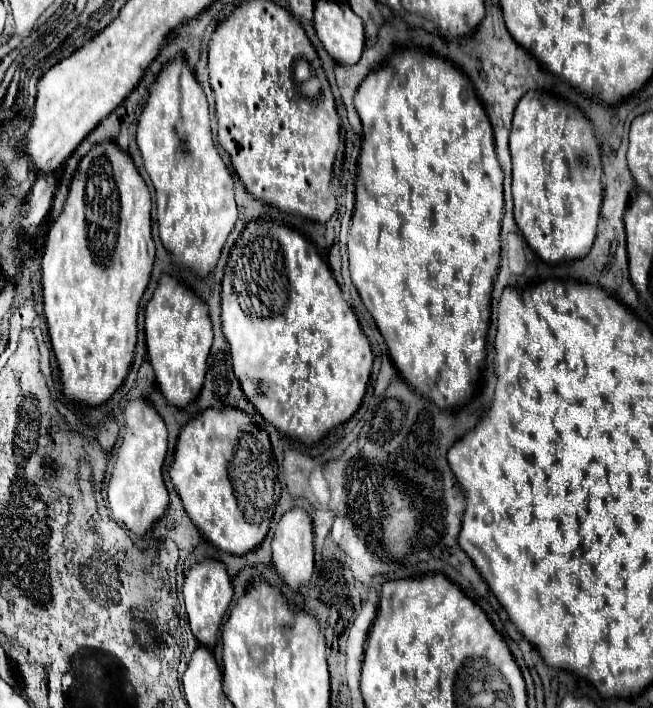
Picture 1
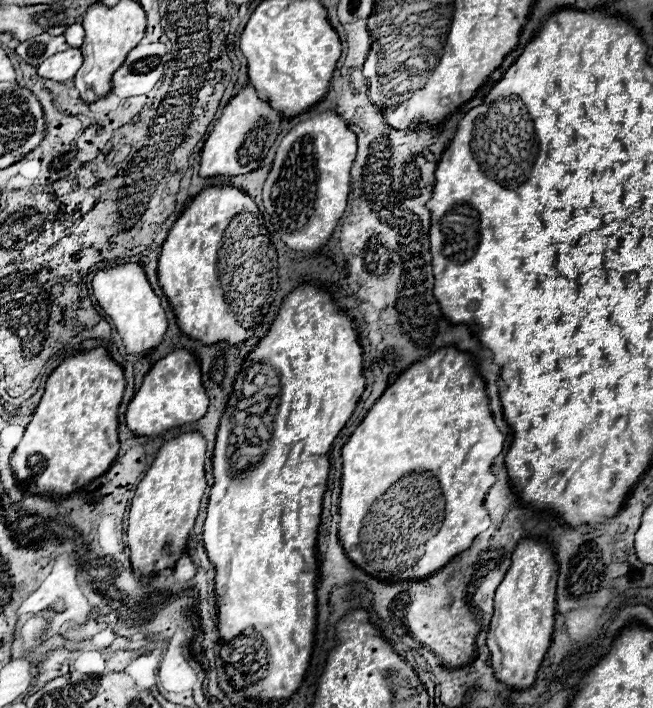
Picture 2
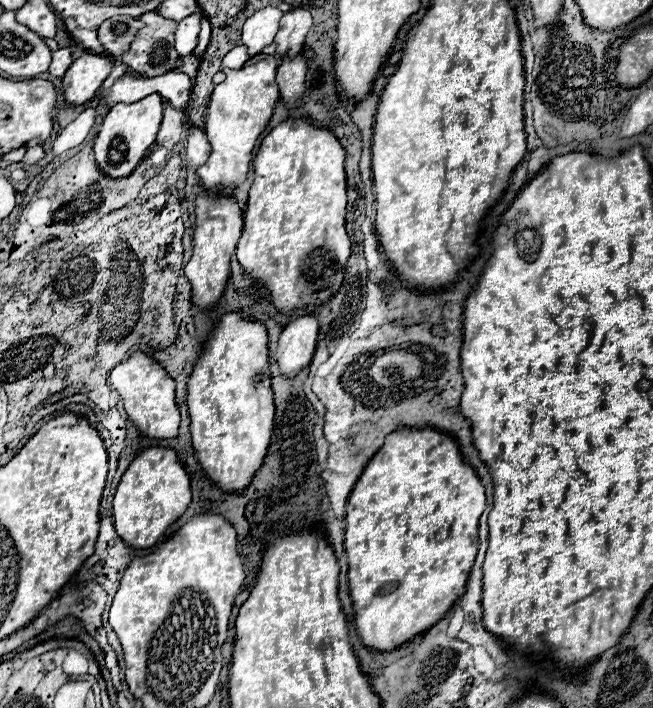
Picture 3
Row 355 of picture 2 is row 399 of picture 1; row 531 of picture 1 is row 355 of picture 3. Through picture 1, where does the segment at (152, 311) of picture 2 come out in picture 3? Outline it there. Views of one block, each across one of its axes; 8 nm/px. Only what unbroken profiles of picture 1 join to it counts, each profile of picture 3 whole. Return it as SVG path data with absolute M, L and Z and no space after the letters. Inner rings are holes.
M134 352L130 358L114 366L110 372L110 382L120 392L128 418L144 436L174 438L178 434L180 412L174 402L174 380L156 360L148 358L144 352Z

